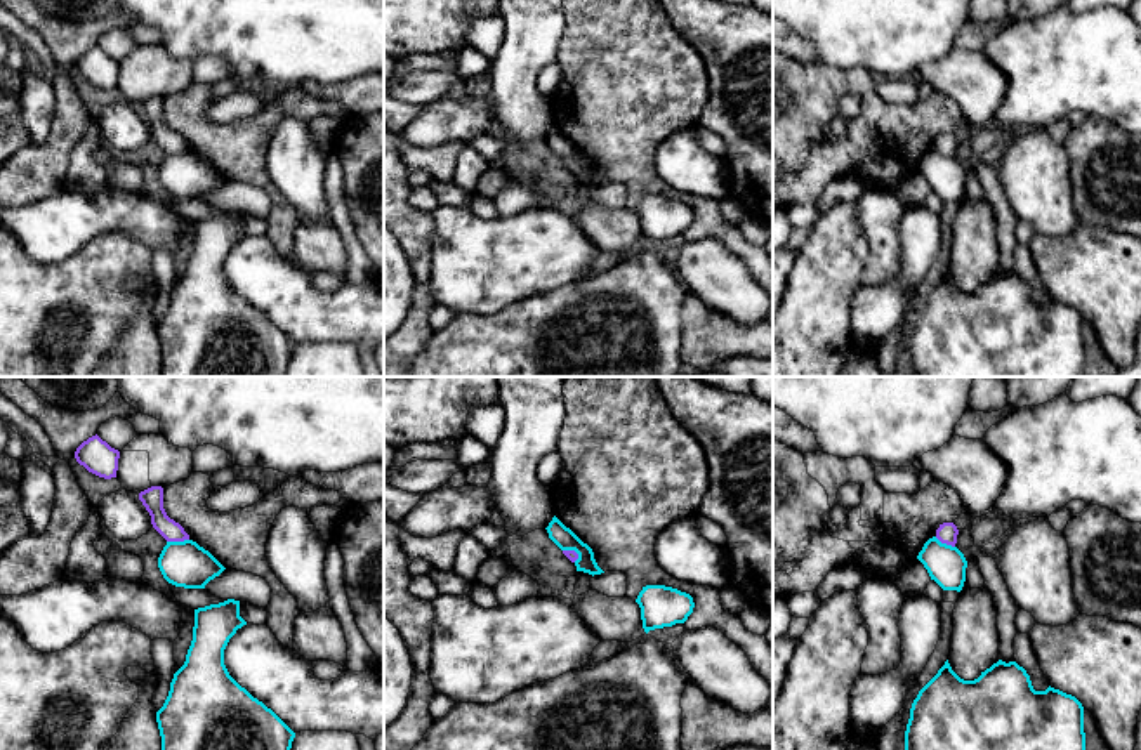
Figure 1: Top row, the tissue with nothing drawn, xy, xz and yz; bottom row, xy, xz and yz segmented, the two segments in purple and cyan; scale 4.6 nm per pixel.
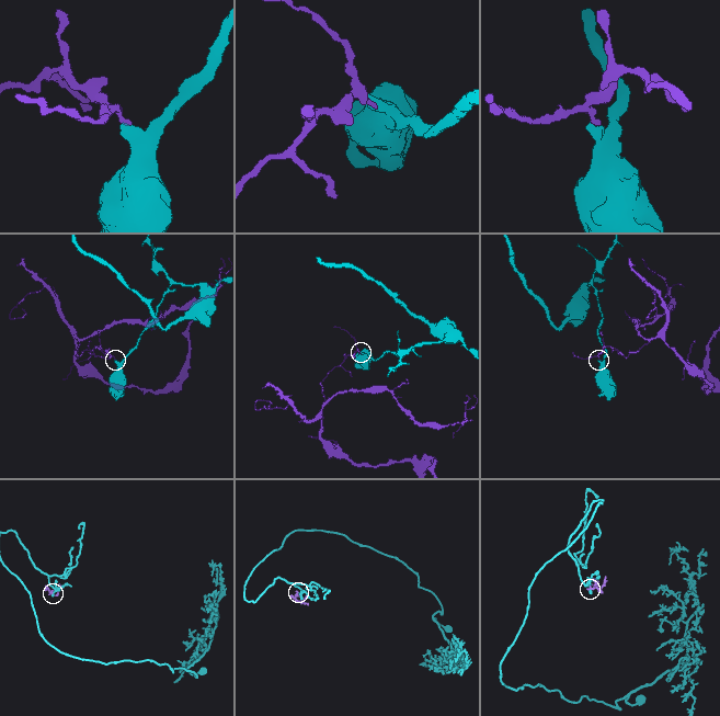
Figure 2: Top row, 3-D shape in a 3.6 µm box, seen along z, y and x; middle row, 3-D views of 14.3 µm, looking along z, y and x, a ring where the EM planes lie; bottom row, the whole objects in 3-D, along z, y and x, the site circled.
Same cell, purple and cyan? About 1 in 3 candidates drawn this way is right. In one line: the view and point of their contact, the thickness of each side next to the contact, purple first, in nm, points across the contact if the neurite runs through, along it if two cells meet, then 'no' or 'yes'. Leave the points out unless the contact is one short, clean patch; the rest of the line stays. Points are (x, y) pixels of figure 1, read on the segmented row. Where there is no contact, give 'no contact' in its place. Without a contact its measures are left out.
meets purple in xy at (178, 540); 100 nm thick on the purple side, 220 nm on the other; border along xy (188, 539), (167, 542); no

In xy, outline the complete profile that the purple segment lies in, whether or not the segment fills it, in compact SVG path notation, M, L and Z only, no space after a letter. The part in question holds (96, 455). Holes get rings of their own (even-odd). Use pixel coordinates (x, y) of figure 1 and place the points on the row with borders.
M97 434L89 438L76 448L75 458L89 472L99 477L116 477L120 451L111 448Z

